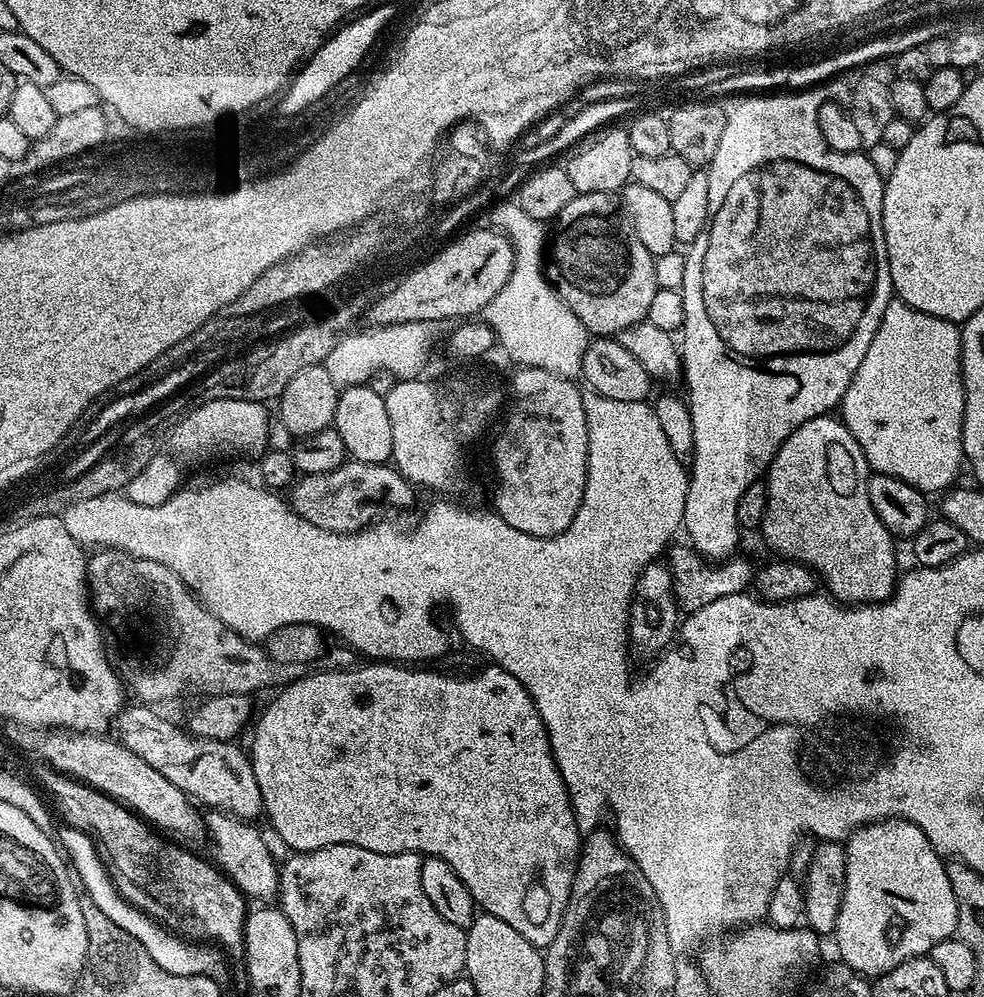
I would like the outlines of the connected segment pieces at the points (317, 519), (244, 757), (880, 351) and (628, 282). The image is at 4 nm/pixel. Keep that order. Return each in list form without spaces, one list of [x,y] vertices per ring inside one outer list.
[[[349,458],[345,460],[342,466],[338,466],[338,470],[330,470],[330,474],[301,475],[291,485],[286,499],[292,511],[297,512],[306,522],[310,522],[310,526],[318,526],[322,530],[334,534],[350,534],[351,532],[362,531],[363,528],[369,527],[377,518],[383,517],[385,515],[384,507],[410,507],[415,502],[416,495],[418,495],[417,489],[409,484],[408,479],[391,463],[358,462]]]
[[[132,702],[121,708],[114,721],[114,728],[120,731],[120,743],[138,754],[142,762],[150,762],[162,778],[174,782],[178,790],[188,793],[205,809],[219,810],[240,820],[255,821],[255,816],[264,812],[264,803],[262,790],[258,790],[258,778],[254,778],[251,755],[245,749],[243,752],[239,743],[195,736],[156,712],[159,711],[155,707],[143,702]]]
[[[898,298],[889,299],[886,310],[880,319],[878,330],[870,342],[870,348],[866,350],[866,354],[862,358],[862,364],[858,366],[846,394],[840,400],[838,416],[839,419],[843,420],[844,425],[848,427],[850,434],[854,434],[858,446],[862,446],[862,454],[872,472],[881,472],[887,476],[898,478],[925,494],[940,491],[940,493],[943,493],[945,490],[951,489],[957,483],[955,480],[956,475],[960,472],[960,464],[962,468],[965,463],[964,443],[962,442],[964,378],[960,374],[960,328],[955,324],[951,324],[949,320],[934,318],[930,314],[922,314],[922,310],[914,310],[909,304],[902,302]]]
[[[606,192],[579,193],[568,206],[561,210],[560,215],[555,218],[552,226],[553,228],[550,228],[550,239],[546,244],[546,275],[548,283],[556,289],[557,294],[564,299],[564,304],[579,318],[581,324],[588,329],[589,333],[596,338],[612,338],[630,326],[645,323],[648,319],[650,302],[654,299],[654,294],[657,290],[656,279],[654,278],[654,257],[646,250],[646,246],[642,246],[642,242],[638,242],[635,236],[632,235],[632,229],[622,219],[622,212],[617,201]]]

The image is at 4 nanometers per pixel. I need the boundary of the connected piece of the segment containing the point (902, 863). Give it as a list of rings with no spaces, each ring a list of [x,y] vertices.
[[[895,818],[875,820],[872,824],[864,824],[848,837],[844,844],[844,858],[846,860],[846,878],[844,879],[842,902],[838,910],[834,938],[836,938],[836,948],[840,951],[839,959],[848,964],[854,971],[860,973],[861,976],[865,978],[884,976],[890,970],[894,970],[894,966],[898,966],[907,960],[913,960],[915,956],[928,956],[932,948],[938,946],[938,942],[950,940],[956,936],[958,906],[954,898],[954,890],[950,890],[948,869],[940,853],[933,848],[932,843],[926,838],[926,834],[922,834],[922,830],[918,830],[916,824],[911,824],[909,820],[897,820]]]

